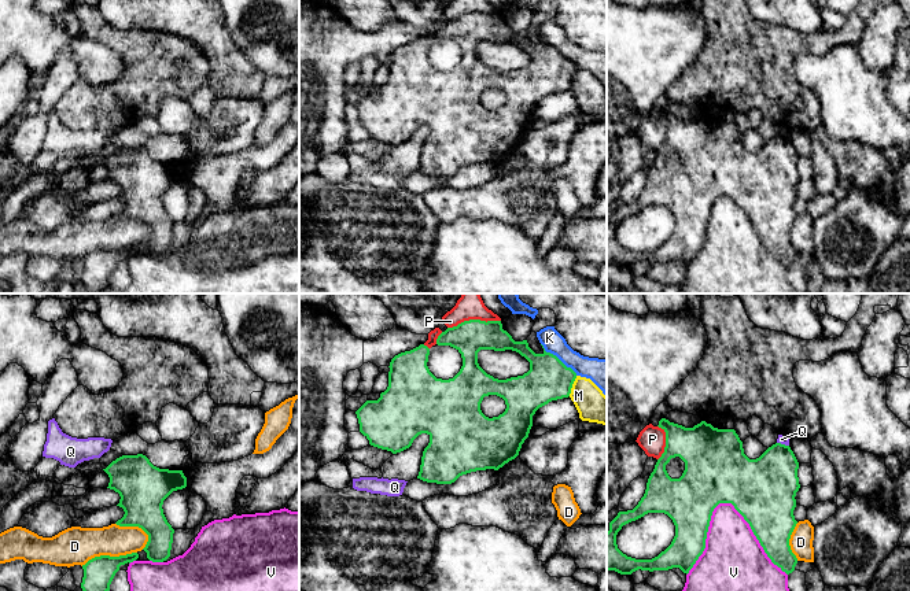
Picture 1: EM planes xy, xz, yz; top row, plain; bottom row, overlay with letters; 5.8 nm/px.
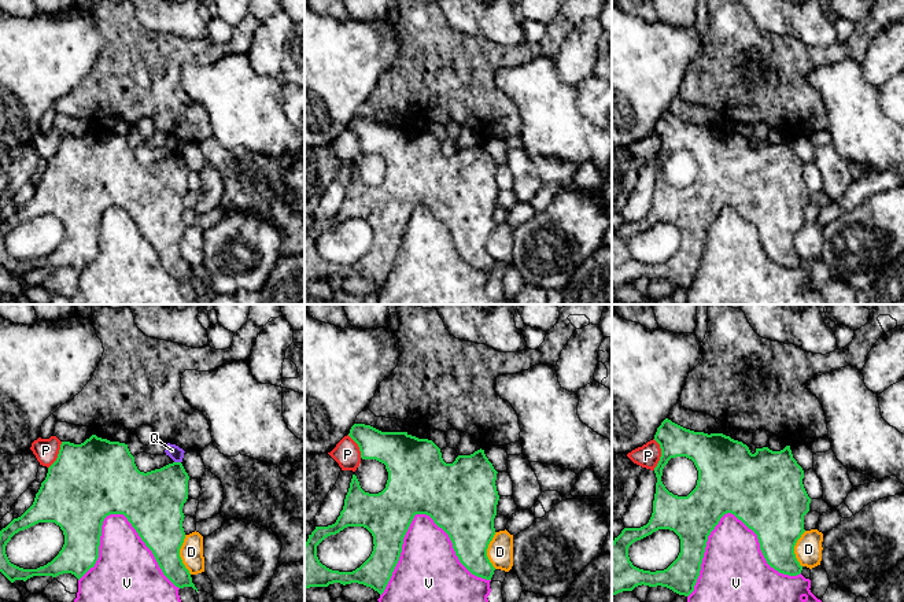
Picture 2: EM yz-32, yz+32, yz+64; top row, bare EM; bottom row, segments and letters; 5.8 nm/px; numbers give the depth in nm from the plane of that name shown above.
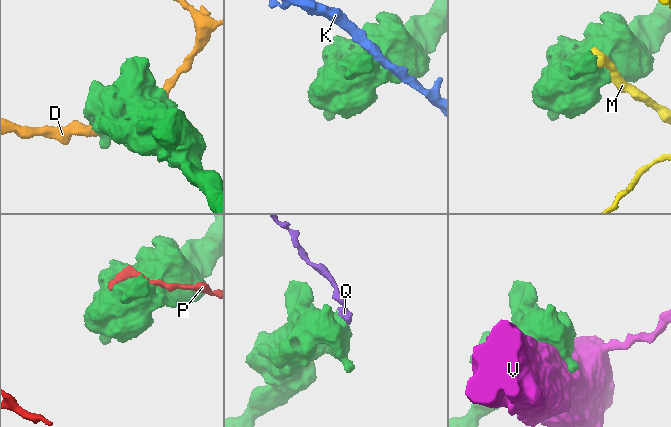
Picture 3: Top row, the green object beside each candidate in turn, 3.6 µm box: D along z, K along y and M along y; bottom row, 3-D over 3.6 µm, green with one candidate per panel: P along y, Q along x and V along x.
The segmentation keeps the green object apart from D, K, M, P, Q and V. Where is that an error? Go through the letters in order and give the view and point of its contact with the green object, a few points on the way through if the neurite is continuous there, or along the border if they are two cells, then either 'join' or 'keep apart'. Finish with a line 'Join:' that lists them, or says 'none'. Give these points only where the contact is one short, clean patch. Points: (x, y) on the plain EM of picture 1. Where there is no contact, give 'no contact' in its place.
D: xy (109, 248) | keep apart
K: xz (556, 50) | keep apart
M: xz (571, 78) | keep apart
P: xz (474, 13) | keep apart
Q: yz (783, 137) | along yz (777, 135), (788, 139) | keep apart
V: yz (726, 195) | keep apart
Join: none

